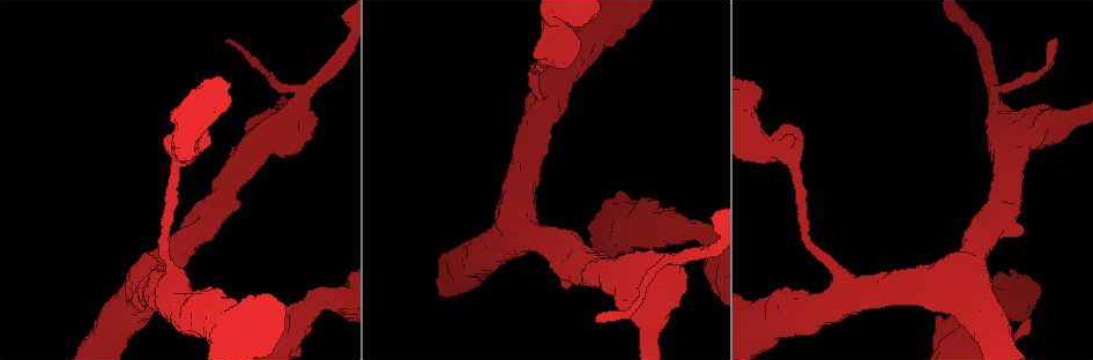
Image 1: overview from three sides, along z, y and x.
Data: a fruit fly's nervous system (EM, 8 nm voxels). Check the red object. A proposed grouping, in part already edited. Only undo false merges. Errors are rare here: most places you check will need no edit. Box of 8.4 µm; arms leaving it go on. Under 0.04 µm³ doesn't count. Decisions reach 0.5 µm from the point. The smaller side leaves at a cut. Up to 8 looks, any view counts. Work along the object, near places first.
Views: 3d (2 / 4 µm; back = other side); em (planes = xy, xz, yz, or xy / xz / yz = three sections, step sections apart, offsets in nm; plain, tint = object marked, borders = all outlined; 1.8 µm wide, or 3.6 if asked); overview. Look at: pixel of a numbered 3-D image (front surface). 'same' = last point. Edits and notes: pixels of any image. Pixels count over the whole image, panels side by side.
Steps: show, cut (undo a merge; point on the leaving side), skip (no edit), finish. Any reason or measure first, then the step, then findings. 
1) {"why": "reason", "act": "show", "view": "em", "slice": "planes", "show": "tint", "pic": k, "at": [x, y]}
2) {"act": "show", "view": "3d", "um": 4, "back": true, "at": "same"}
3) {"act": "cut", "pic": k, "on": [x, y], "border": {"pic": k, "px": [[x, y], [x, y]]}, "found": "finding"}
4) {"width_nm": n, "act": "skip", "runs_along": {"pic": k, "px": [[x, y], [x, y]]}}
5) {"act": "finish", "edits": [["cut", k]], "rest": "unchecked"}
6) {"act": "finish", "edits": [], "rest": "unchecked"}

{"why": "sudden change in width", "act": "show", "view": "em", "um": 3.6, "slice": "planes", "show": "plain", "pic": 1, "at": [303, 315]}

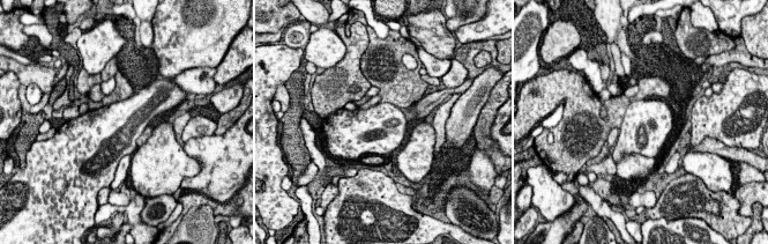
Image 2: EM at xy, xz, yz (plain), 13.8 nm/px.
{"why": "where the object lies", "act": "show", "view": "em", "um": 3.6, "slice": "planes", "show": "tint", "at": "same"}

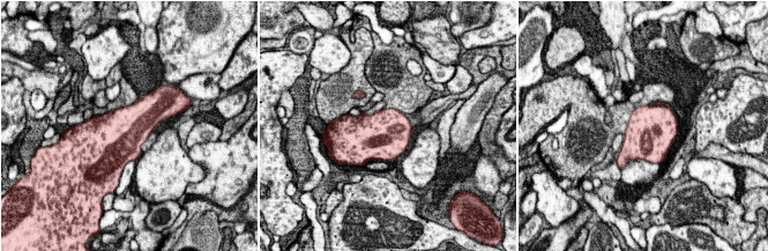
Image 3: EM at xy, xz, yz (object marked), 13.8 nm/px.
{"width_nm": 700, "act": "skip", "found": "all the same cell"}

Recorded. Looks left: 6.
{"act": "show", "view": "em", "um": 3.6, "slice": "planes", "show": "tint", "pic": 1, "at": [949, 283]}

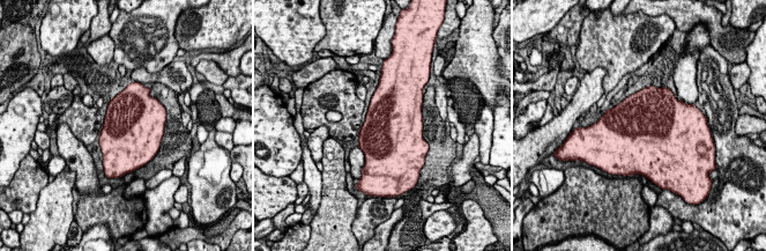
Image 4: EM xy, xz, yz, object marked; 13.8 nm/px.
{"width_nm": 850, "act": "skip", "found": "one cell here"}

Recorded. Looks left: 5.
{"why": "branch point", "act": "show", "view": "em", "slice": "planes", "show": "borders", "pic": 1, "at": [785, 156]}

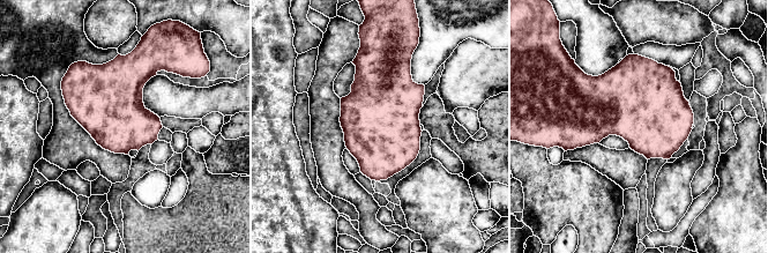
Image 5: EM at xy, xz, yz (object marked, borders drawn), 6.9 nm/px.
{"act": "skip", "found": "continuous, no second cell"}

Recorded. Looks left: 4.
{"act": "finish", "edits": [], "rest": "unchecked"}

